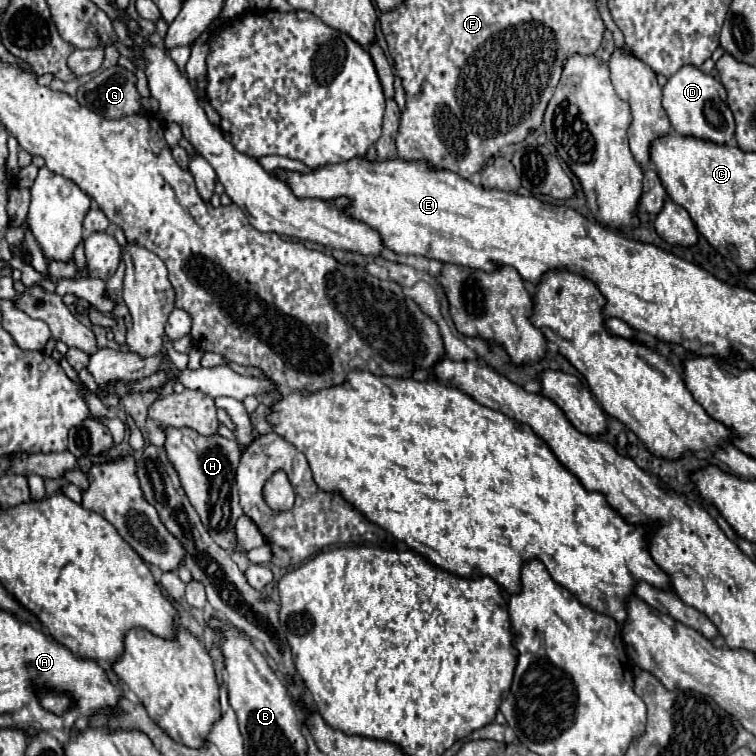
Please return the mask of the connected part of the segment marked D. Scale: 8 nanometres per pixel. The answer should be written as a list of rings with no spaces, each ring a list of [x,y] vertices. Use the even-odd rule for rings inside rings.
[[[683,66],[663,86],[663,108],[673,130],[681,136],[695,136],[717,144],[727,144],[735,136],[735,122],[725,100],[727,92],[723,84],[697,66]]]

